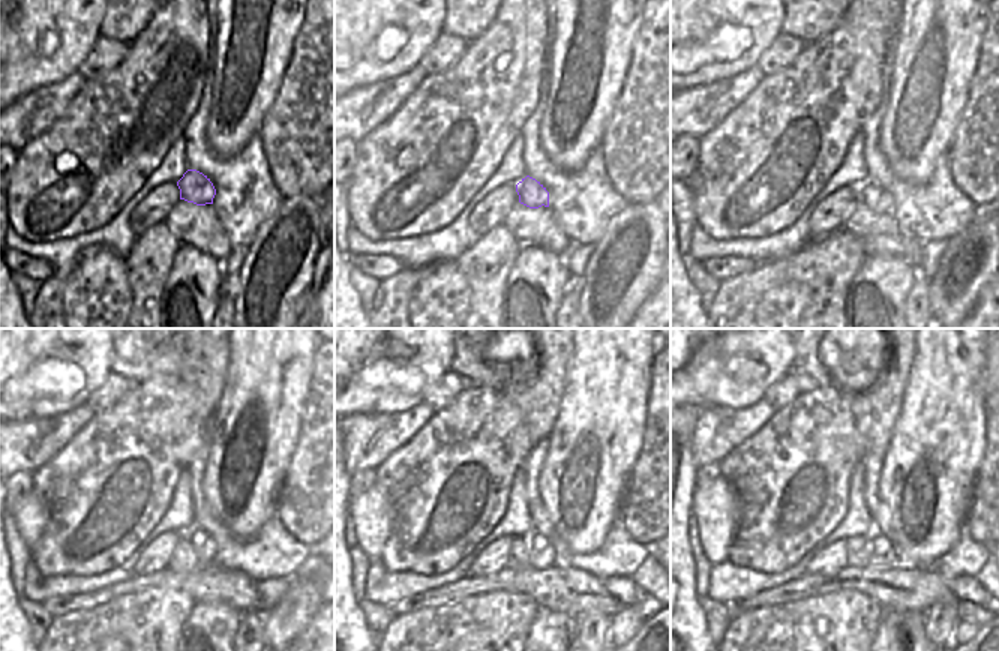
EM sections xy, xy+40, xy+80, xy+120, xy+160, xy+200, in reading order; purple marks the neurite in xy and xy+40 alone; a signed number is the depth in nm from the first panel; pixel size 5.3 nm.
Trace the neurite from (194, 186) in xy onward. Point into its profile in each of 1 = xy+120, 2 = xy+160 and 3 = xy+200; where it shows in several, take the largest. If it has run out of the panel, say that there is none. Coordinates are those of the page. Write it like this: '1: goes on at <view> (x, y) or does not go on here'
1: goes on at xy+120 (206, 548)
2: goes on at xy+160 (543, 555)
3: goes on at xy+200 (882, 555)

